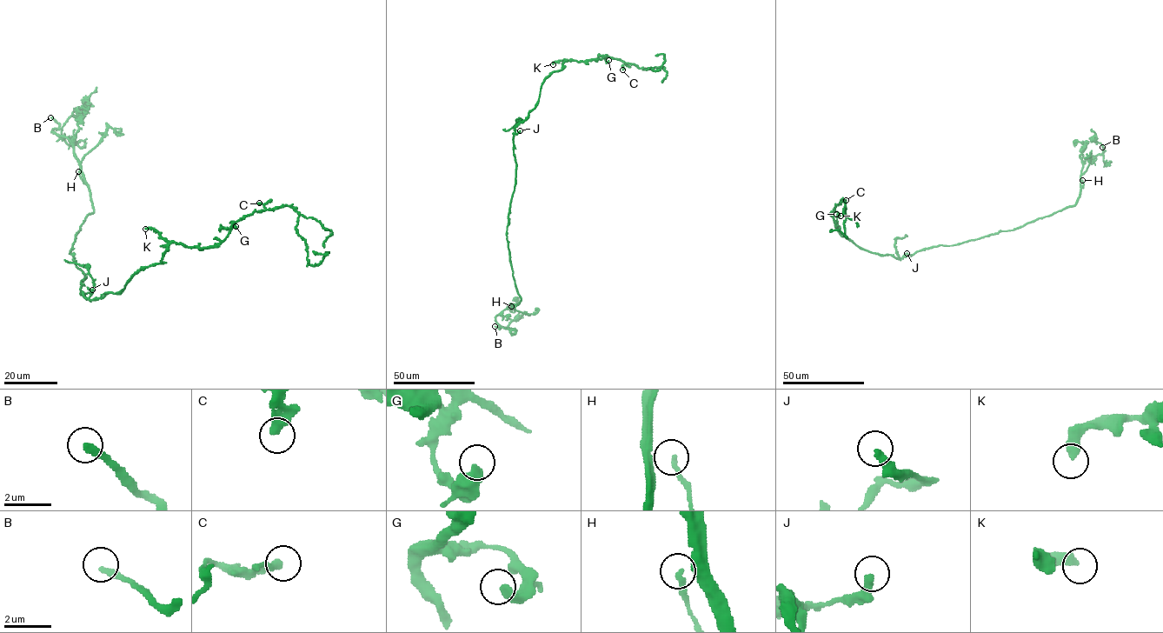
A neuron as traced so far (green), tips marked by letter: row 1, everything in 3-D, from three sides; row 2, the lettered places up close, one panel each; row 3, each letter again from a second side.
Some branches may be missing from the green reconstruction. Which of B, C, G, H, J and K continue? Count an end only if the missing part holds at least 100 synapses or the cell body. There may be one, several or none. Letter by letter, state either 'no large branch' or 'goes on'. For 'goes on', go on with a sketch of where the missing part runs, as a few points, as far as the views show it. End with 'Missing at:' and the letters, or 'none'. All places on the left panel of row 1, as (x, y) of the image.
B: goes on | (50, 117), (44, 117), (31, 124), (21, 112), (7, 104)
C: no large branch
G: no large branch
H: no large branch
J: no large branch
K: no large branch
Missing at: B

